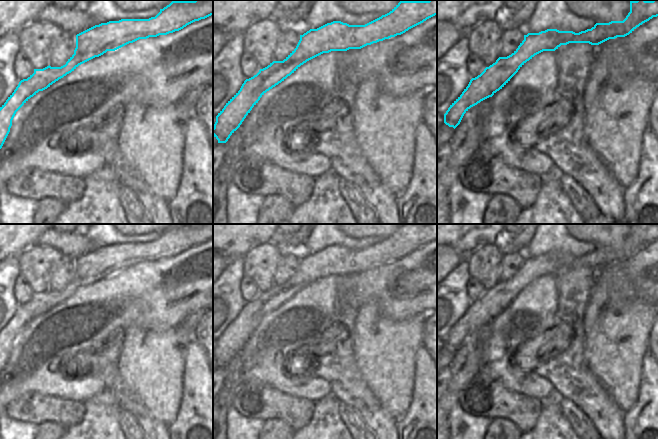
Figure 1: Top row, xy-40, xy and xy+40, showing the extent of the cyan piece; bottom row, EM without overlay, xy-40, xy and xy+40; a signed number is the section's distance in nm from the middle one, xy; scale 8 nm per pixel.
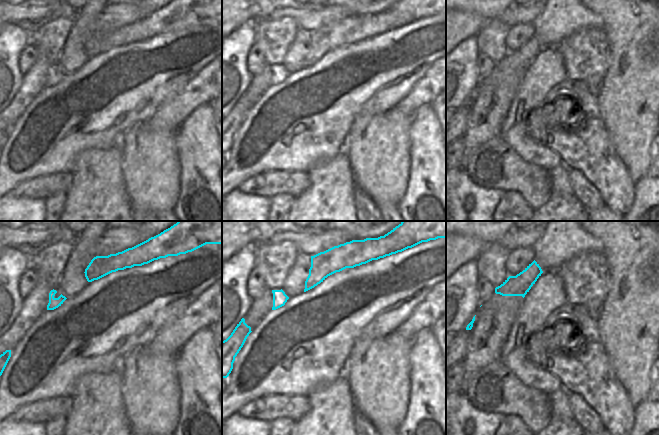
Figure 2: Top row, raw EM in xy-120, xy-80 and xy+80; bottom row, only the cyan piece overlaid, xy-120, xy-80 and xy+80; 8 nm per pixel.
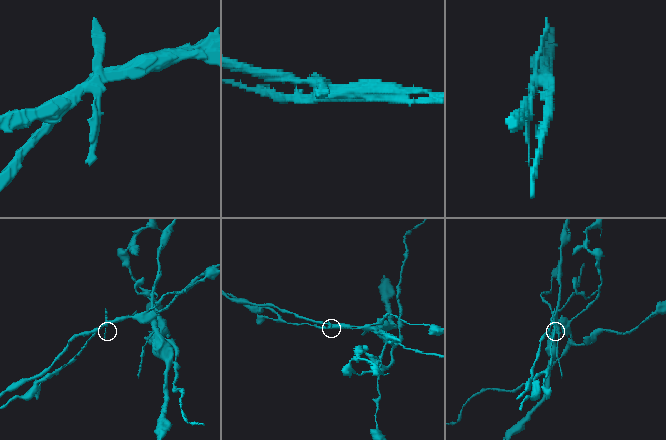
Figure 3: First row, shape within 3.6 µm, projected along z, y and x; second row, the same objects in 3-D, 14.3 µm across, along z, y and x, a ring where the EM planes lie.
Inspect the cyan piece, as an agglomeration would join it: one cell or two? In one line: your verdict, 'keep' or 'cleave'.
cleave

